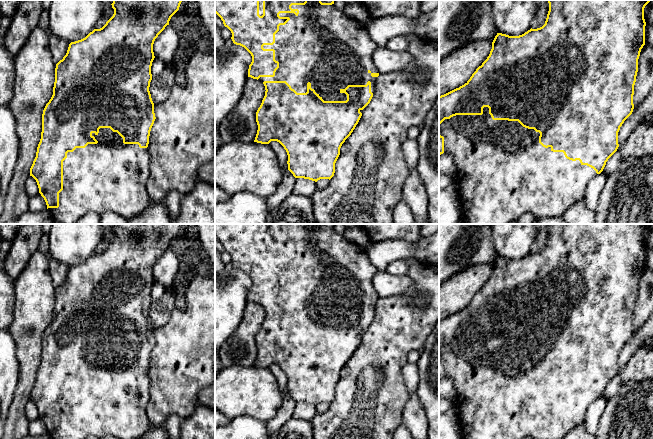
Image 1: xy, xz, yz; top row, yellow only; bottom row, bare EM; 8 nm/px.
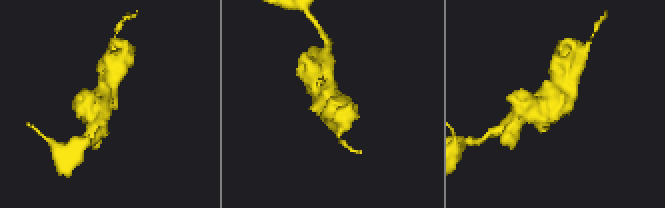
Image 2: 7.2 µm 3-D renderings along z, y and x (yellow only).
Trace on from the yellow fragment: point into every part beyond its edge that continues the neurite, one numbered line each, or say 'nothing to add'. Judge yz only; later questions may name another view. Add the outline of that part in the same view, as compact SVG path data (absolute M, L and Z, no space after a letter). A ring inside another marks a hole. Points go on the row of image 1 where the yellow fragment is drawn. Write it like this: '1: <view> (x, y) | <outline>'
1: yz (503, 172) | M488 107L483 108L482 115L456 115L450 119L445 119L439 125L439 135L444 137L444 152L453 157L456 165L457 182L460 191L461 219L463 219L466 224L508 224L511 221L517 221L526 213L545 218L563 218L566 211L583 198L588 183L597 175L593 168L582 165L579 160L569 160L565 157L563 152L553 152L551 147L543 147L539 143L540 133L536 132L534 129L525 128L518 121L493 120L489 114Z

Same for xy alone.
1: xy (111, 176) | M100 128L99 133L92 136L98 141L97 144L88 144L85 148L76 148L73 152L67 153L67 158L63 161L63 190L59 193L59 207L48 208L55 222L60 224L74 224L82 216L88 212L95 212L103 215L105 212L114 212L123 218L129 220L137 216L152 204L152 200L146 191L146 183L150 175L150 156L147 148L140 148L138 144L124 144L123 138L117 133L113 132L110 128Z

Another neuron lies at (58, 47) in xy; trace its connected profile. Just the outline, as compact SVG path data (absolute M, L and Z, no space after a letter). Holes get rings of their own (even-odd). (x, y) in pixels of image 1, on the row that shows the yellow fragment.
M49 34L49 49L55 64L57 64L66 55L69 42L59 37Z

